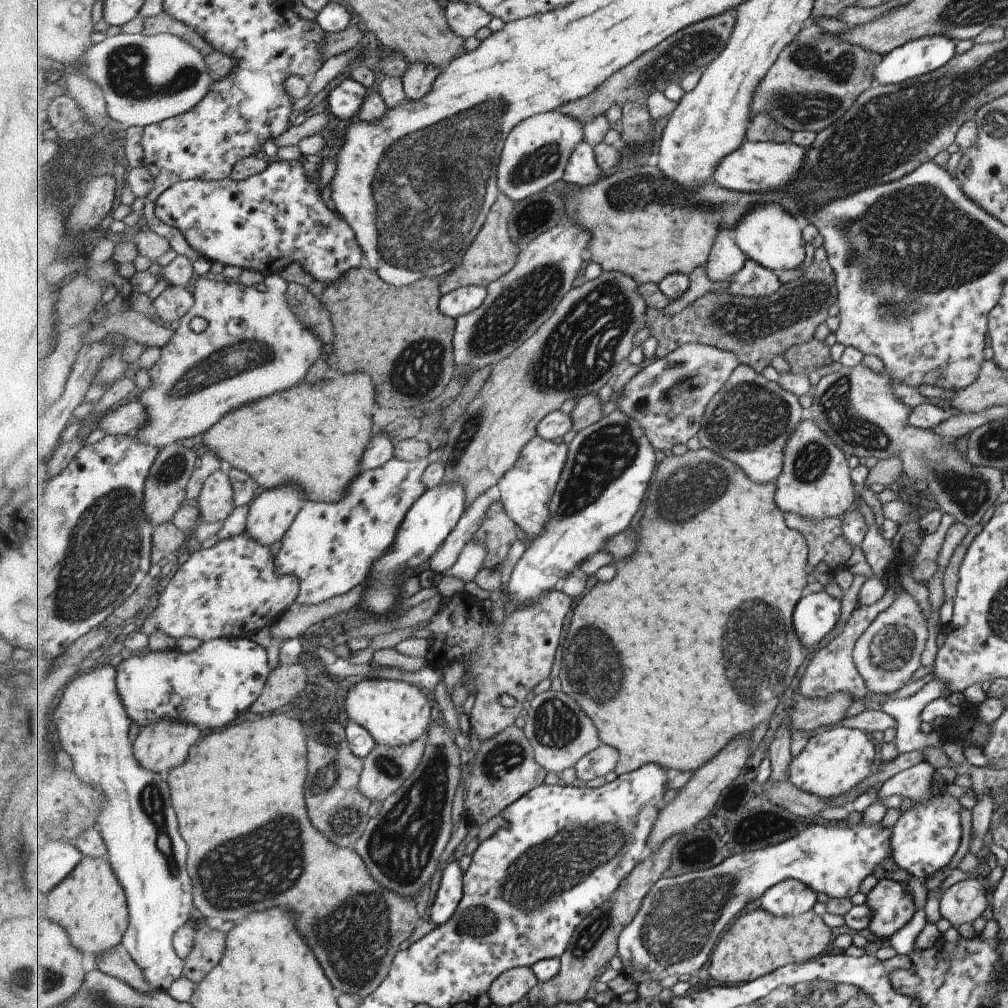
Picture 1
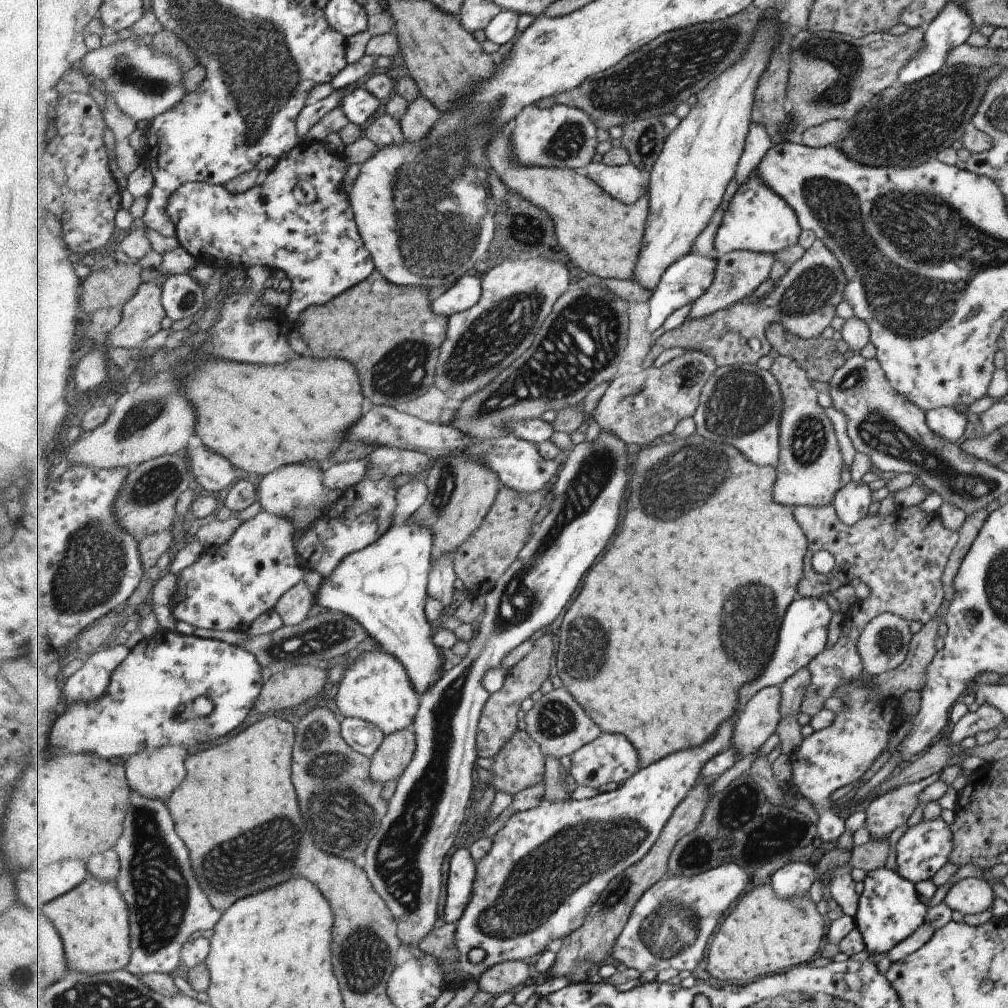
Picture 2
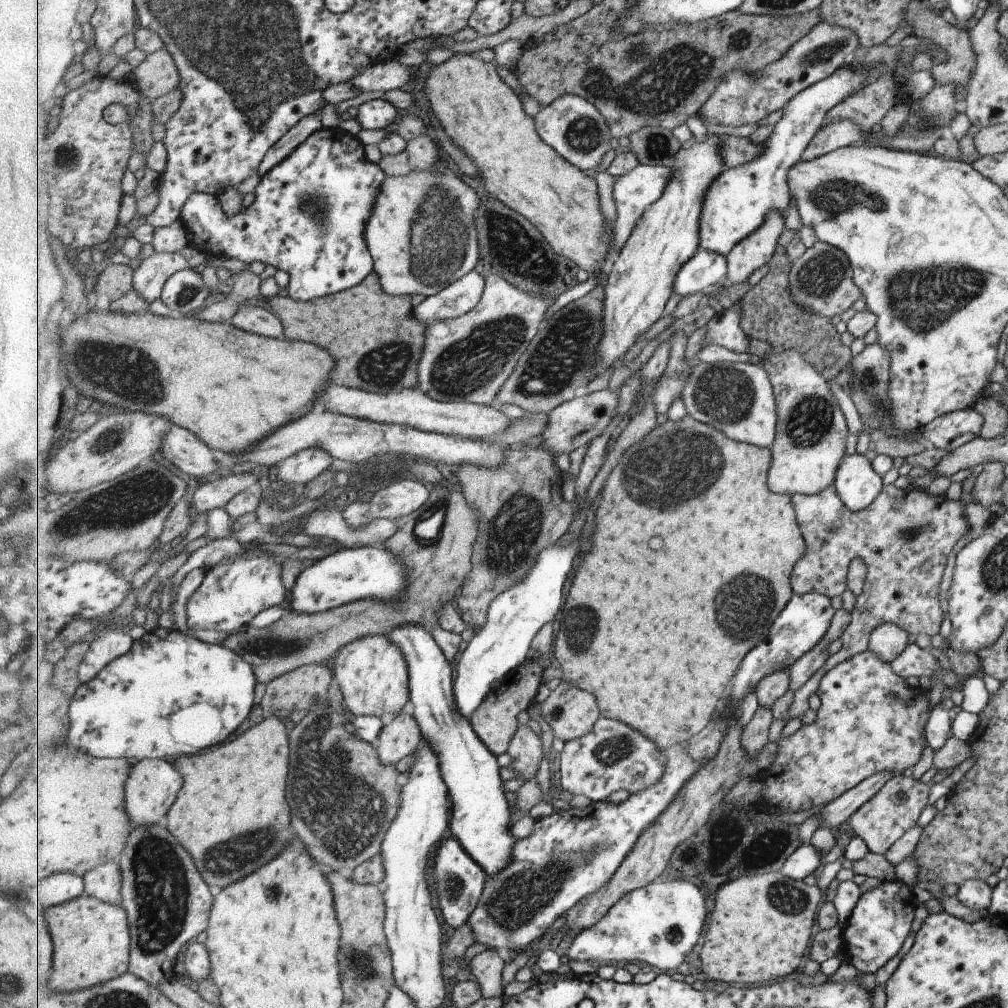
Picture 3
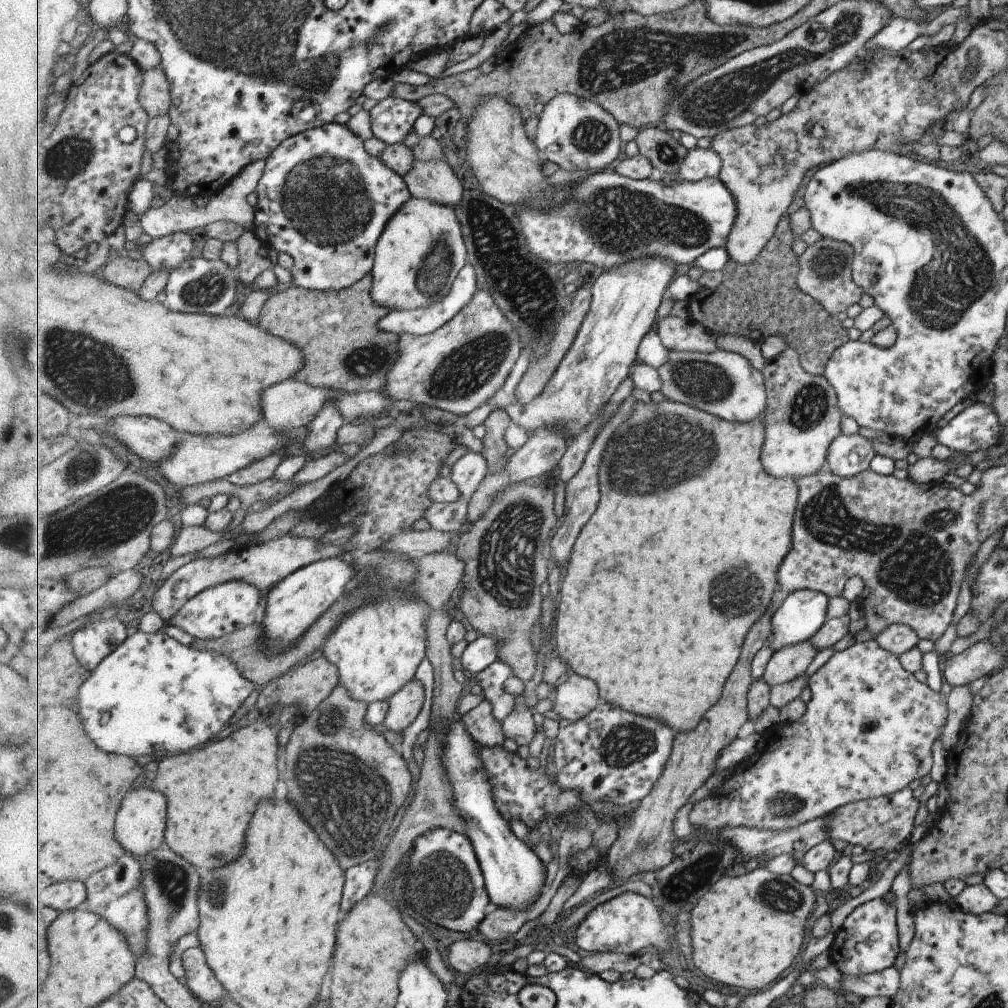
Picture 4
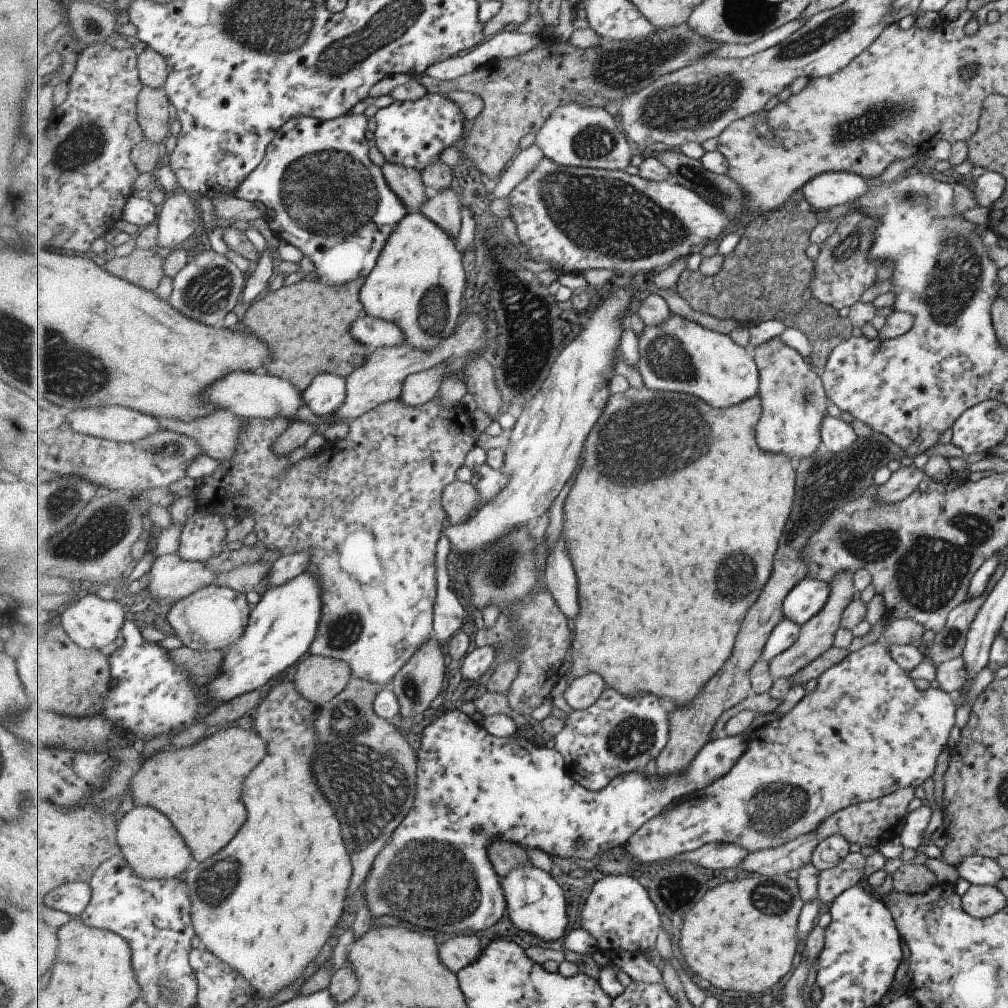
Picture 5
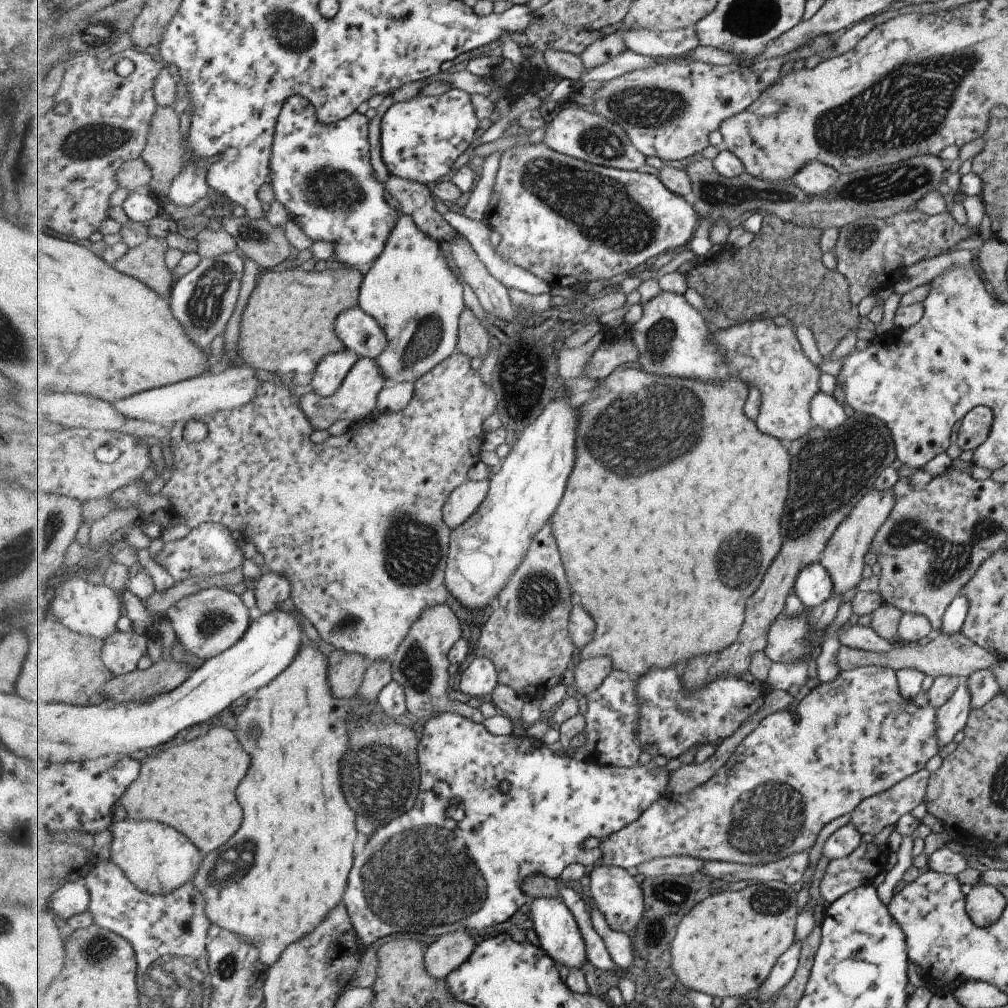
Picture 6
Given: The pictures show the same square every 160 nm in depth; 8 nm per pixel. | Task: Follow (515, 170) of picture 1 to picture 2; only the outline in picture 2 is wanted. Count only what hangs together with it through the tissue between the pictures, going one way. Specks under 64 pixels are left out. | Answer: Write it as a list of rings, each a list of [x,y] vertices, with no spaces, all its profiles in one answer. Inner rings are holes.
[[[556,103],[553,107],[529,105],[518,116],[510,136],[516,164],[573,170],[587,168],[597,152],[597,128],[594,118],[582,108],[565,103]]]

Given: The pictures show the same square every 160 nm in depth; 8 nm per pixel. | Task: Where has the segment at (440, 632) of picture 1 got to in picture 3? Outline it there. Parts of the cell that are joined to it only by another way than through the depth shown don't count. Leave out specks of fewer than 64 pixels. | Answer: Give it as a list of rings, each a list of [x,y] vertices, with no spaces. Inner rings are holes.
[[[525,662],[514,672],[507,673],[500,683],[493,688],[486,701],[476,710],[474,716],[470,718],[475,732],[493,754],[499,756],[510,749],[511,739],[517,733],[520,725],[519,713],[526,711],[534,704],[535,694],[541,686],[543,670],[535,662]]]

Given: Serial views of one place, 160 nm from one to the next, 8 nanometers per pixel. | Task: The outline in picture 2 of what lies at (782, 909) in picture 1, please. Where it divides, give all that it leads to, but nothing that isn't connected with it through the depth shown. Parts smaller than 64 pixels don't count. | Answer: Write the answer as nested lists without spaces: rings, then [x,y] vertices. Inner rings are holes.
[[[793,861],[775,871],[770,882],[782,899],[807,893],[809,886],[816,880],[814,868],[814,865],[808,862]]]

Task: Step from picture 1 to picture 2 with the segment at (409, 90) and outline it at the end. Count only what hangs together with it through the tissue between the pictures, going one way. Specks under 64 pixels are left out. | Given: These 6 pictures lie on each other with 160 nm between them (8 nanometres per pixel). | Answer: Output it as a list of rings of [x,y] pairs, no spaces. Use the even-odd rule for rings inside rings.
[[[423,94],[410,103],[407,114],[400,122],[407,141],[417,143],[427,138],[436,128],[442,112]]]

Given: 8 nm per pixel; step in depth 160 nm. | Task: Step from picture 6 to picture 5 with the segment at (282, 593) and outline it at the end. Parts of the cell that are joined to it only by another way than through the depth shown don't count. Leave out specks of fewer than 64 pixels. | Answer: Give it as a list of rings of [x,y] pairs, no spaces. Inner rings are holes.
[[[306,549],[303,552],[281,556],[268,572],[271,589],[279,588],[302,575],[310,565],[310,554]]]

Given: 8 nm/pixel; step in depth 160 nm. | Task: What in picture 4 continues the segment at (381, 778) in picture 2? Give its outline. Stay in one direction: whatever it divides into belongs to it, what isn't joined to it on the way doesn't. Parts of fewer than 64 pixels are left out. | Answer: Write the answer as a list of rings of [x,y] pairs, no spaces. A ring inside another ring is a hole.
[[[415,679],[398,690],[389,701],[390,709],[384,724],[388,730],[401,733],[405,726],[417,720],[425,702],[425,686]]]

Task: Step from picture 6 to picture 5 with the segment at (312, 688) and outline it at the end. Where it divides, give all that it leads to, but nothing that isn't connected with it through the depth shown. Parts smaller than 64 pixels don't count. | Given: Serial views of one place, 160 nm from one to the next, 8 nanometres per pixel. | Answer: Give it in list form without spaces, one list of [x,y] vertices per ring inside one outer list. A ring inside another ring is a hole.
[[[288,681],[275,686],[269,692],[269,696],[265,696],[265,700],[257,712],[259,714],[255,718],[255,732],[263,734],[263,738],[267,738],[267,746],[271,746],[271,750],[267,752],[267,758],[259,764],[259,770],[255,770],[255,774],[251,774],[251,778],[247,778],[247,786],[243,786],[243,802],[247,802],[247,810],[249,810],[251,818],[247,820],[247,826],[243,826],[243,830],[239,830],[239,838],[235,838],[235,842],[231,842],[231,846],[227,846],[227,850],[222,850],[206,861],[199,862],[196,868],[186,873],[185,881],[189,882],[188,890],[192,902],[194,925],[197,936],[201,938],[201,945],[237,969],[251,983],[251,986],[254,986],[257,999],[261,1000],[260,997],[263,996],[269,1001],[270,997],[281,992],[283,988],[291,986],[299,978],[305,978],[305,970],[327,944],[333,928],[337,926],[339,918],[343,916],[347,888],[351,884],[351,877],[354,876],[354,865],[351,864],[351,856],[343,842],[343,832],[341,832],[341,822],[337,818],[337,812],[331,806],[331,802],[327,798],[323,798],[319,784],[315,780],[315,774],[313,774],[311,758],[317,752],[317,746],[321,742],[313,724],[317,720],[317,714],[321,712],[321,707],[307,700],[303,693],[295,688],[293,681]]]

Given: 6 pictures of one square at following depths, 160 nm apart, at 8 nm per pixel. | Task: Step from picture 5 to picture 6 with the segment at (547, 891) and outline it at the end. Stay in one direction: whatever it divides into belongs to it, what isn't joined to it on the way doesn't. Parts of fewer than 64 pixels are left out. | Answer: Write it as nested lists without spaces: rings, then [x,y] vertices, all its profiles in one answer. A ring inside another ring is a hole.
[[[530,898],[528,906],[523,911],[527,912],[529,918],[531,918],[531,922],[533,922],[533,928],[535,928],[539,940],[539,946],[552,959],[555,959],[557,963],[565,965],[573,971],[574,969],[583,968],[585,962],[590,962],[588,960],[586,938],[579,929],[579,924],[577,924],[575,916],[571,914],[571,910],[565,906],[561,898]]]

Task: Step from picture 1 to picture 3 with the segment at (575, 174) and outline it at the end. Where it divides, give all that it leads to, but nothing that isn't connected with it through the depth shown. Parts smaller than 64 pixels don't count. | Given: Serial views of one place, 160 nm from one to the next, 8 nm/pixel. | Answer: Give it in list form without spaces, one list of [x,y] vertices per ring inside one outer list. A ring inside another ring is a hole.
[[[639,165],[623,178],[616,180],[613,186],[613,198],[617,210],[617,222],[612,227],[613,242],[608,250],[608,263],[613,263],[619,256],[621,249],[627,244],[634,228],[641,220],[644,212],[657,202],[664,194],[667,185],[672,181],[674,170],[666,166]]]

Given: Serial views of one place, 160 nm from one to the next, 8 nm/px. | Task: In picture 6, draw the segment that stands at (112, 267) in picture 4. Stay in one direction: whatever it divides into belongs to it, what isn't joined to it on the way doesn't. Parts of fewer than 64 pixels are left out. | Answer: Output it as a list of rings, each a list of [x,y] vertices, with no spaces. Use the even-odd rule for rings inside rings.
[[[149,236],[145,242],[129,249],[114,267],[138,278],[159,296],[168,298],[172,293],[171,272],[166,263],[167,240]]]

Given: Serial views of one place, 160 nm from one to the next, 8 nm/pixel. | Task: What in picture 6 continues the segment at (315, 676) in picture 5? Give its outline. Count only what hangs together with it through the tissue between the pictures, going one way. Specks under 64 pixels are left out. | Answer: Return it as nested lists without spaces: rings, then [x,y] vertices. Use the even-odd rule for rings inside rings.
[[[335,649],[329,660],[332,693],[340,699],[355,697],[364,683],[371,660],[362,654],[341,649]]]

